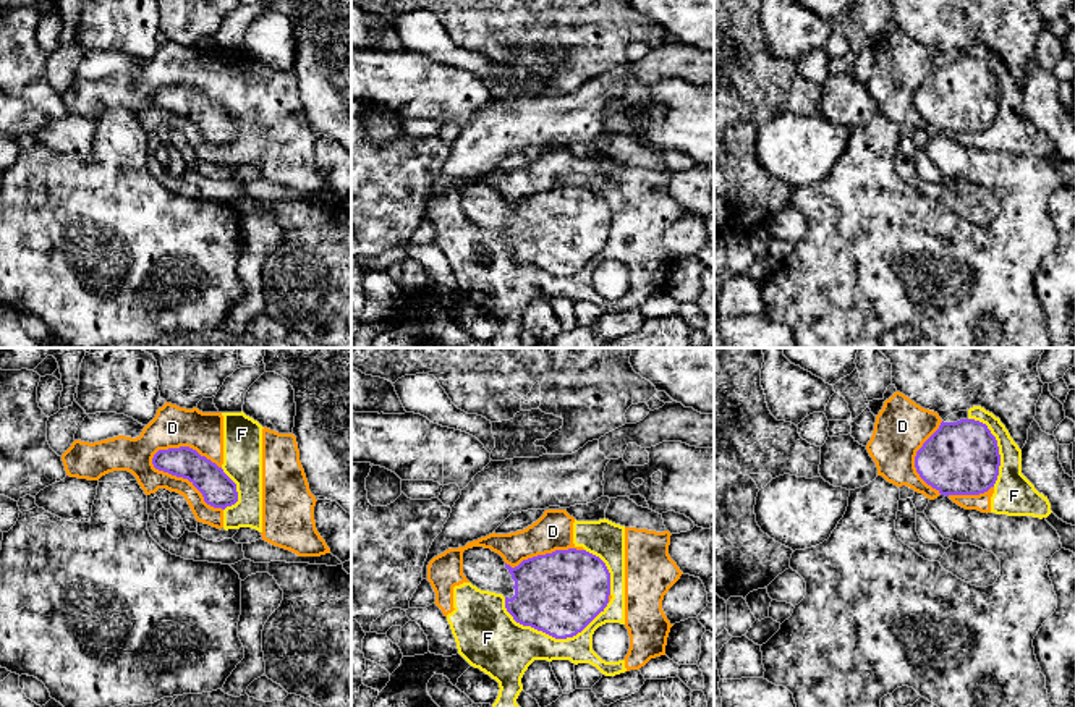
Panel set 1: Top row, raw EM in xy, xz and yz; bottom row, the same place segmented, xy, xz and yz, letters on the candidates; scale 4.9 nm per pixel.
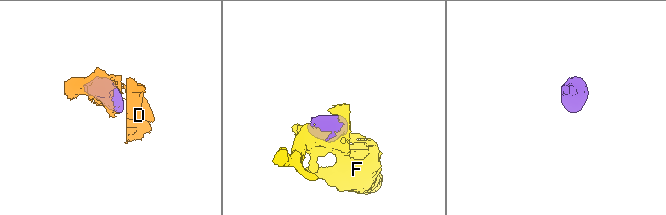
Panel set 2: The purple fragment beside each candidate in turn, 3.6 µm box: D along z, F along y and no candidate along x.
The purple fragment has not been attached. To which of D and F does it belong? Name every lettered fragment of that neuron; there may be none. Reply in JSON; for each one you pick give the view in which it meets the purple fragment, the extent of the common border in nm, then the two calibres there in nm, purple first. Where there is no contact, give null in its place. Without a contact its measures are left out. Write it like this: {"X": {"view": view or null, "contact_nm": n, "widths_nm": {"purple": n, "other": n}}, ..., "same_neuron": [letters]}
{"same_neuron": []}

